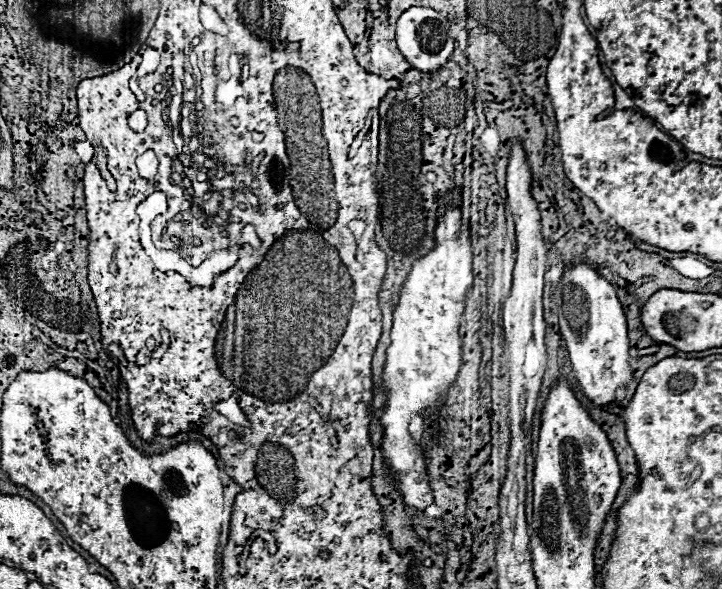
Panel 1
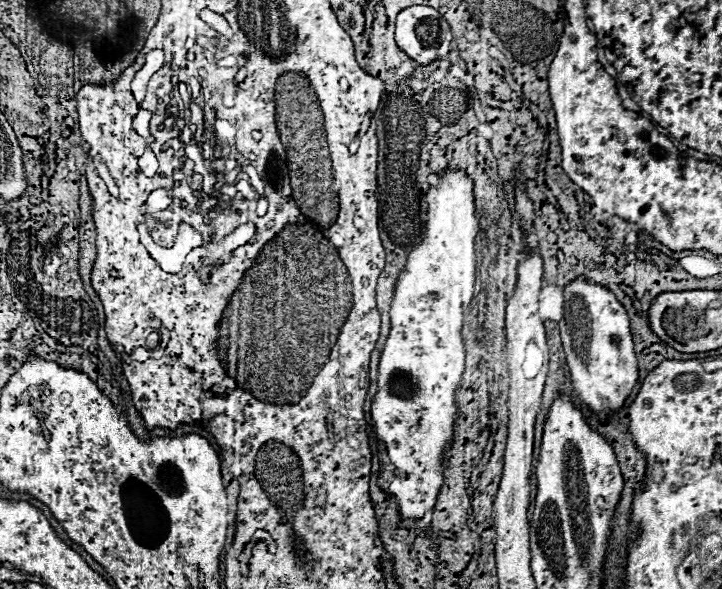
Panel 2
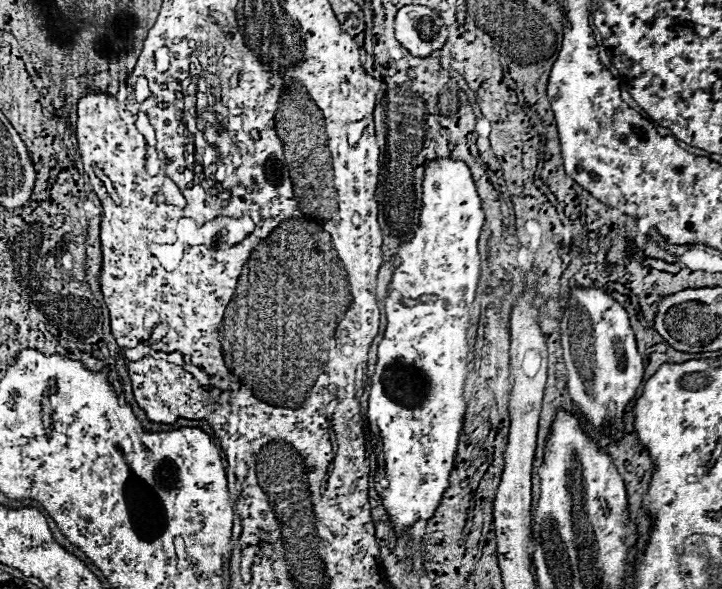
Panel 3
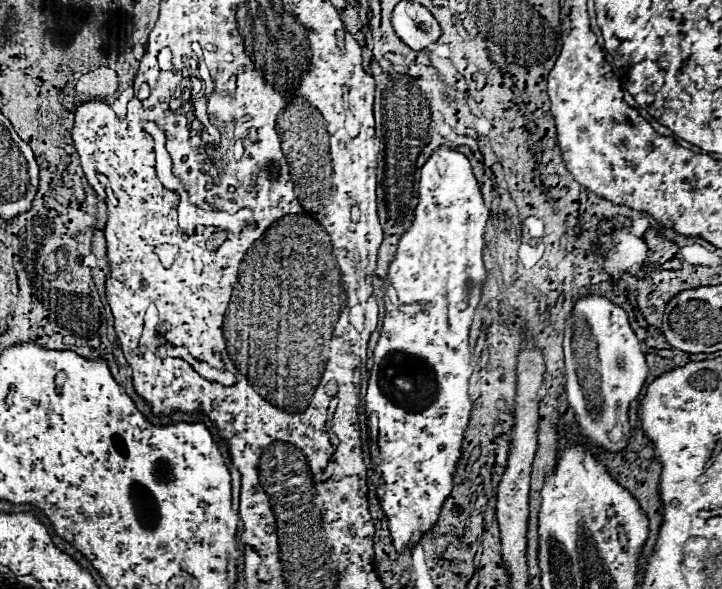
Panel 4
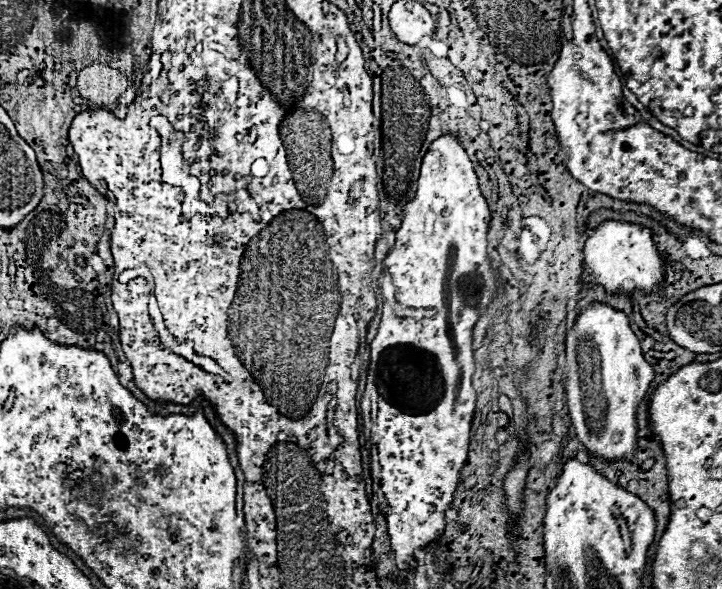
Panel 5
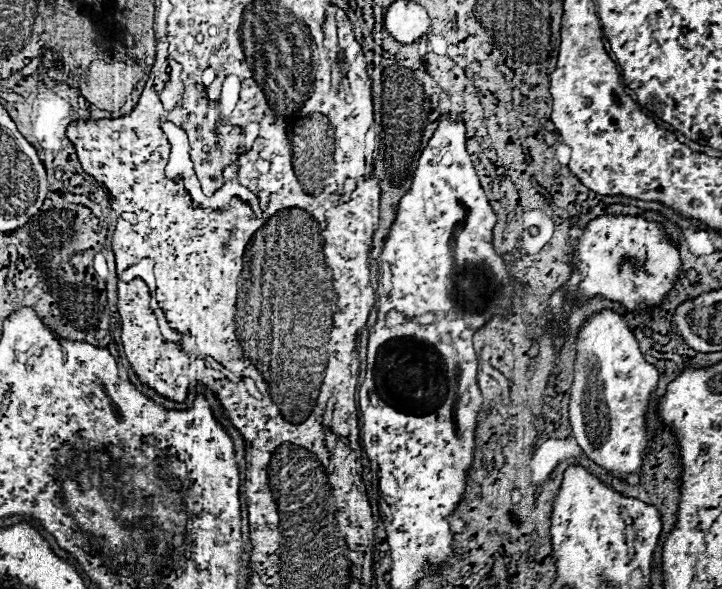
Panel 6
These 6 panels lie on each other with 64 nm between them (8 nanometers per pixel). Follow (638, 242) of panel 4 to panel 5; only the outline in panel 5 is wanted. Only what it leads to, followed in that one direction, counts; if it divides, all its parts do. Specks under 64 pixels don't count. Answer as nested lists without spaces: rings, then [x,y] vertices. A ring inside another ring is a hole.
[[[602,222],[594,230],[594,236],[586,240],[584,256],[588,256],[588,260],[582,280],[596,282],[598,286],[606,288],[606,292],[616,292],[618,288],[622,288],[622,282],[628,278],[634,280],[636,288],[644,292],[652,292],[658,288],[666,268],[666,260],[662,260],[658,250],[654,248],[652,232],[648,228],[626,222]]]

